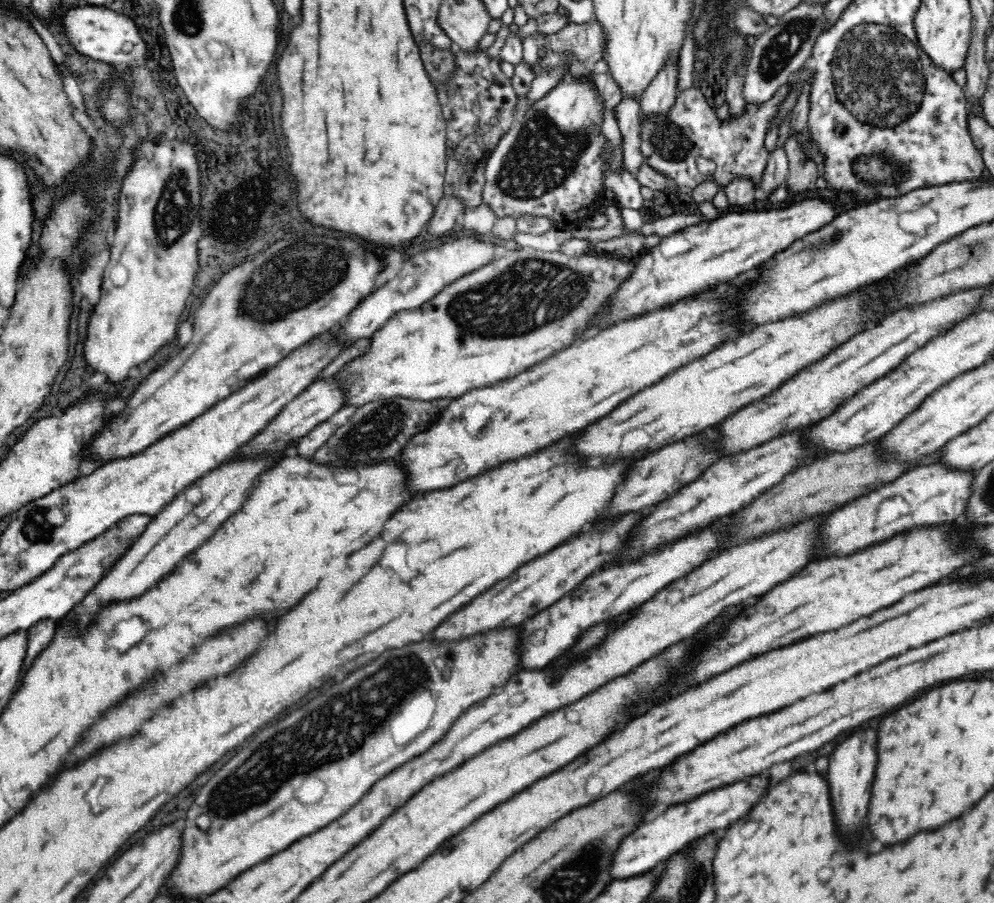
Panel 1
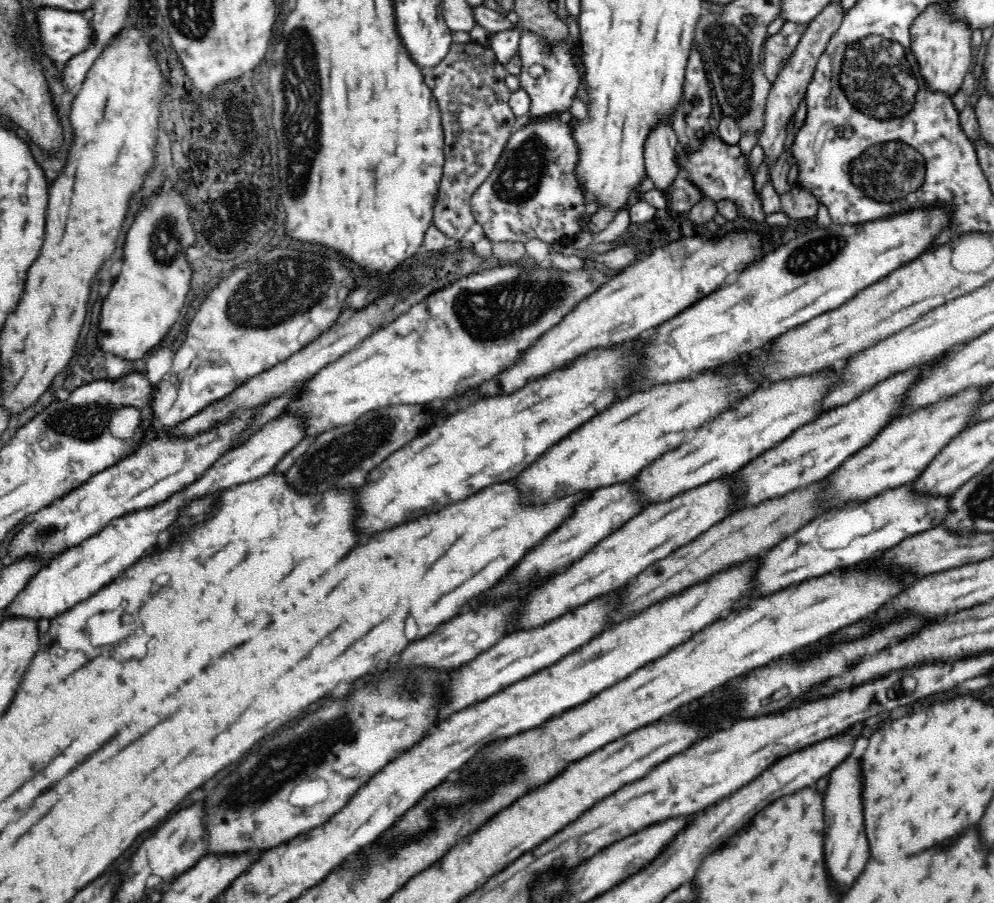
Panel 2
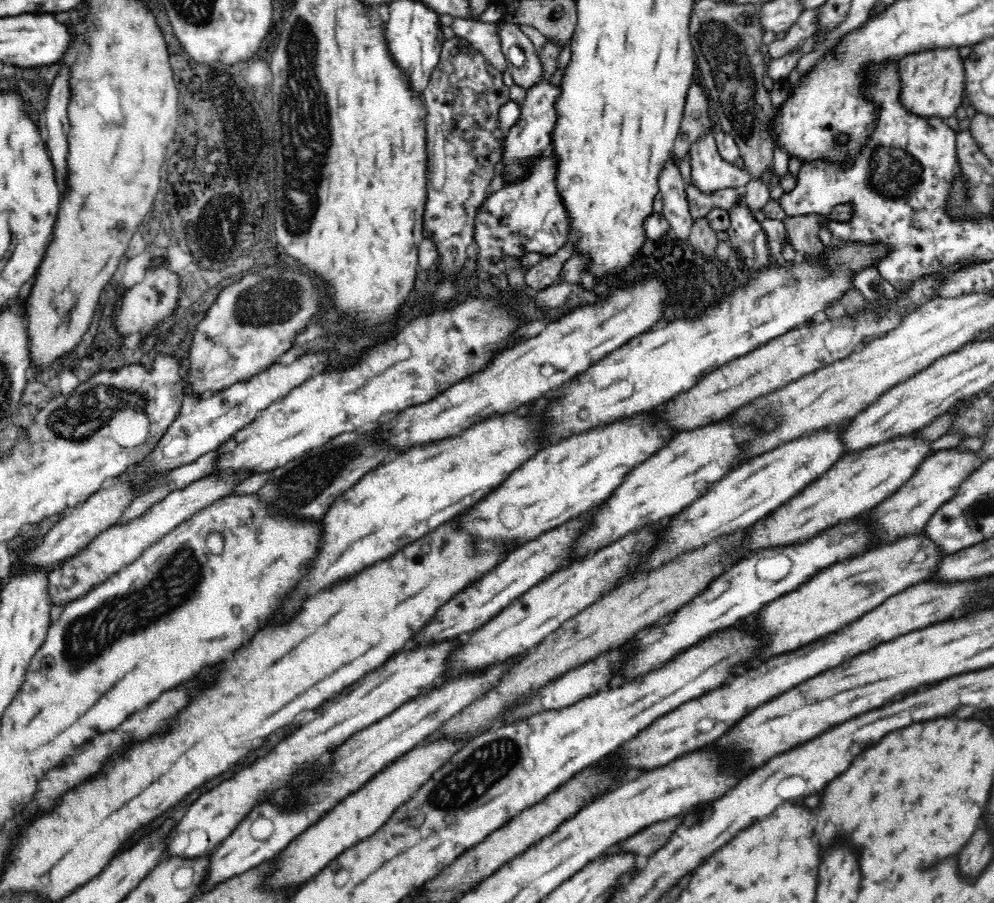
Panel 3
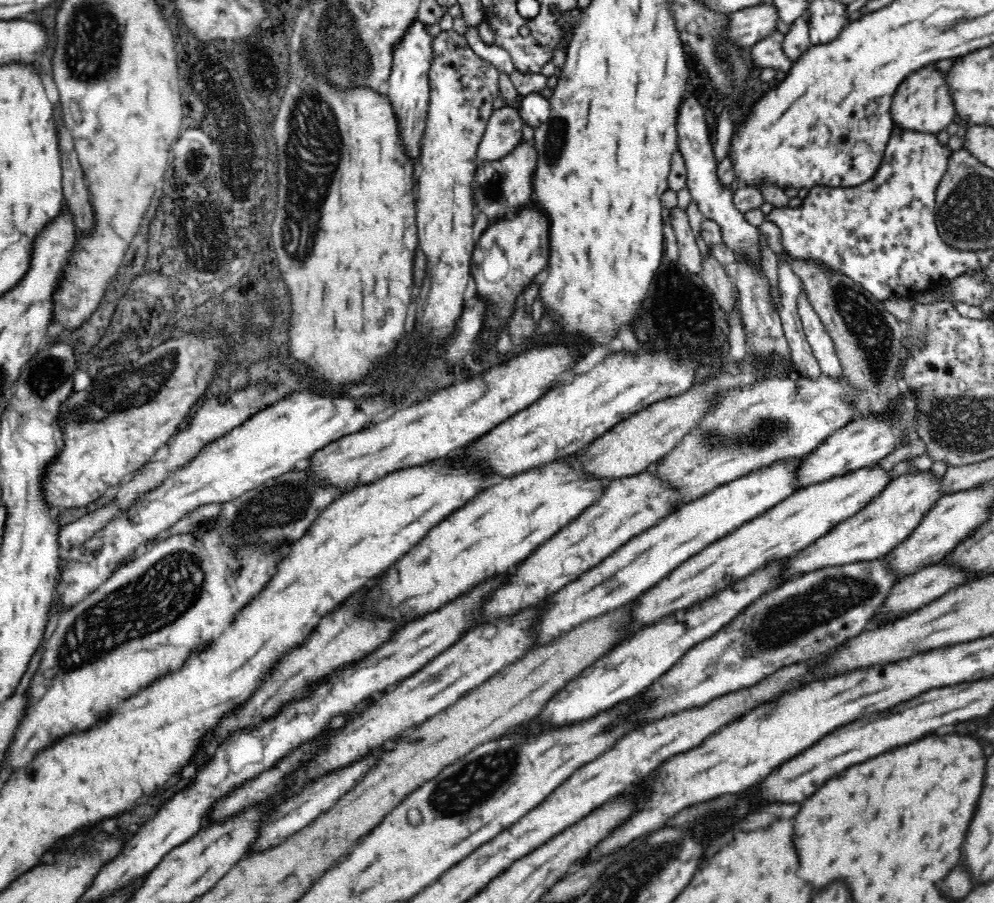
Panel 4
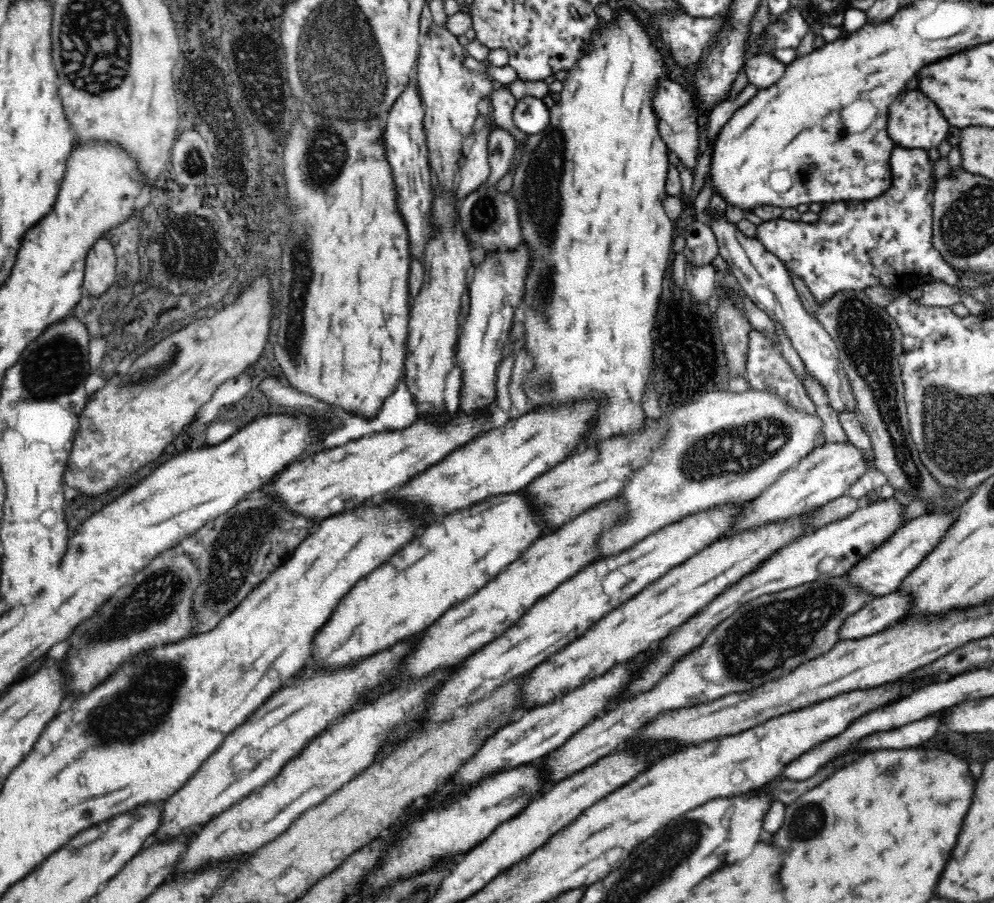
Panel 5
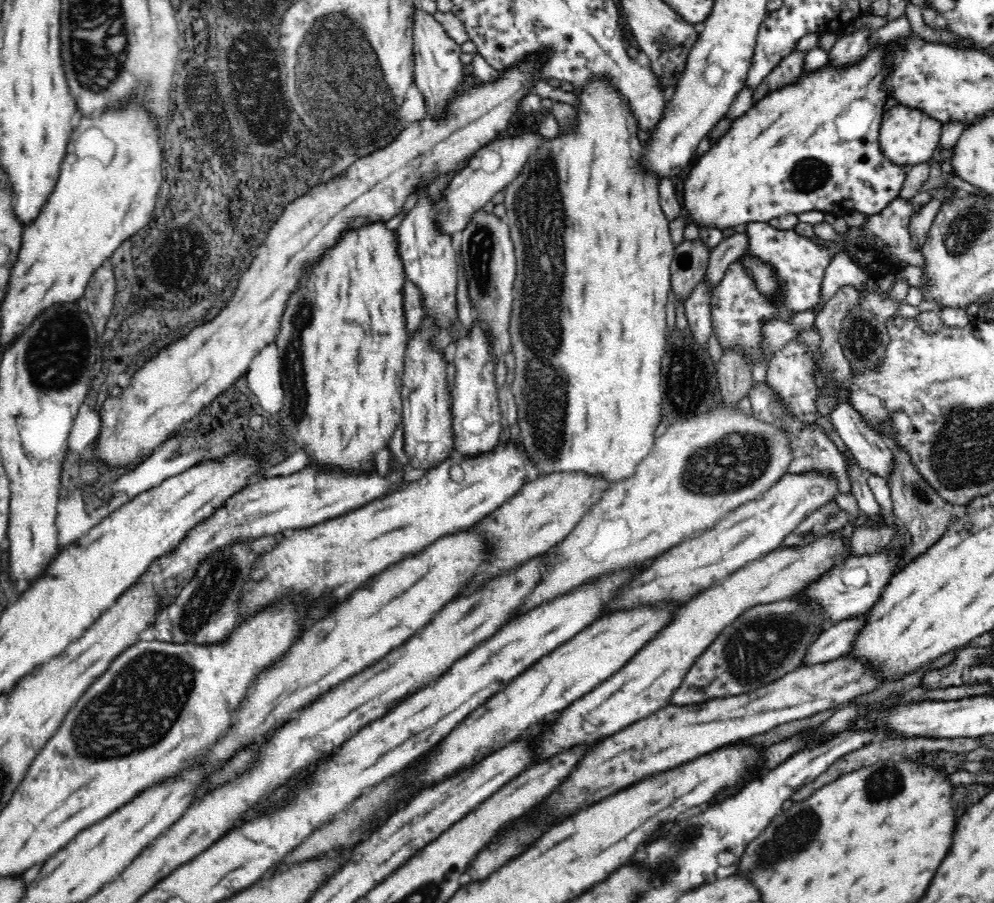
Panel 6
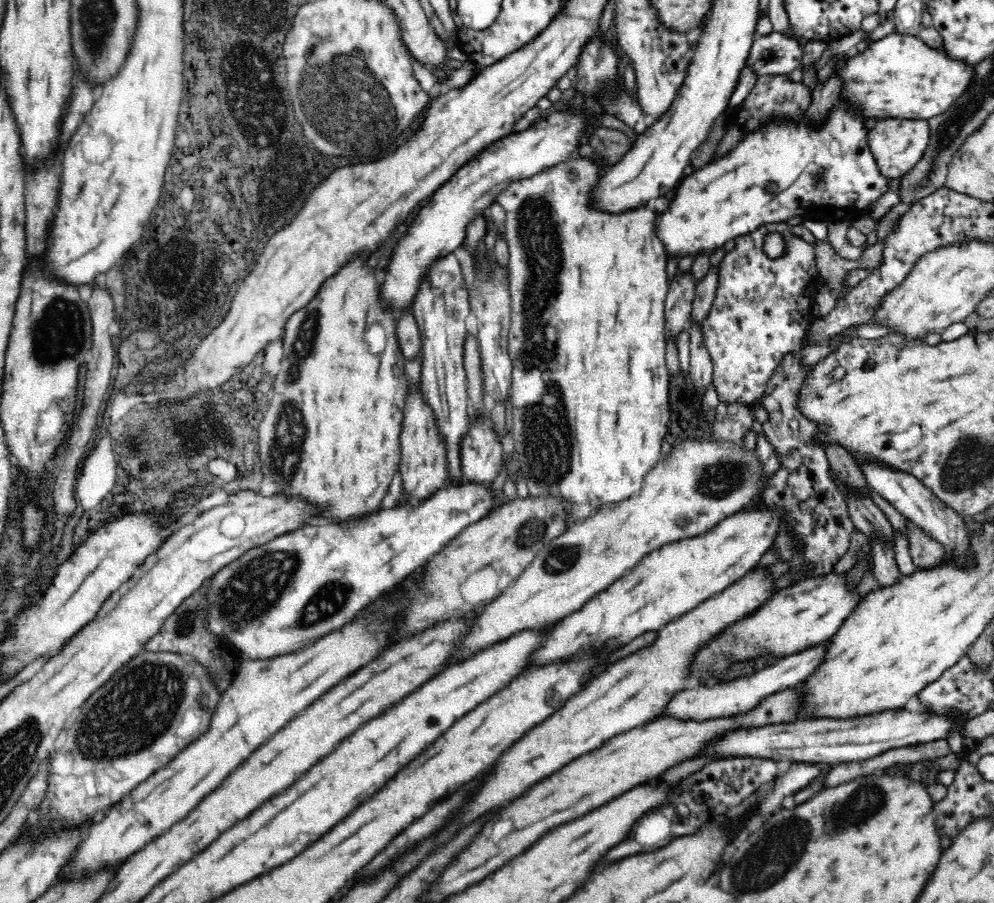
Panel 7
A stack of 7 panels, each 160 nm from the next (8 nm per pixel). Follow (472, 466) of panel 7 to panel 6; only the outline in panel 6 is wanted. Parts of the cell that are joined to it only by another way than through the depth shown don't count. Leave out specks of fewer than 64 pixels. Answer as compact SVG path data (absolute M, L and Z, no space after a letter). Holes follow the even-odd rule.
M475 323L467 335L456 342L454 369L451 381L451 414L454 449L466 458L479 457L493 451L498 446L502 432L502 414L498 407L494 355L490 352L488 335Z

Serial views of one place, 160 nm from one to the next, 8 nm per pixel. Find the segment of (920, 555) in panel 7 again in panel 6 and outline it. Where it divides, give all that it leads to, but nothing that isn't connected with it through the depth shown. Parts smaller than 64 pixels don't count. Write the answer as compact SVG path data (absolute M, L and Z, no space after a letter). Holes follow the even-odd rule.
M891 443L893 455L895 456L895 471L889 478L889 489L893 503L893 513L898 521L906 527L908 546L903 557L896 564L894 574L901 571L910 561L917 556L924 554L933 544L941 539L941 536L949 527L951 510L953 505L945 502L936 492L936 489L930 486L930 483L918 473L918 469L912 465L910 455Z

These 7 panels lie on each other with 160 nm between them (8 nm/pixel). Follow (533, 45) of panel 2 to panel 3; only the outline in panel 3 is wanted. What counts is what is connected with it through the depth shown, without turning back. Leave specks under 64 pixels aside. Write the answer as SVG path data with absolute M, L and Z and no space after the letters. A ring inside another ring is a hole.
M542 79L538 84L526 91L525 102L521 107L520 120L507 132L502 142L502 160L500 160L499 176L504 183L517 183L531 172L531 162L543 159L552 154L552 128L556 122L556 100L560 96L560 86L553 86Z

